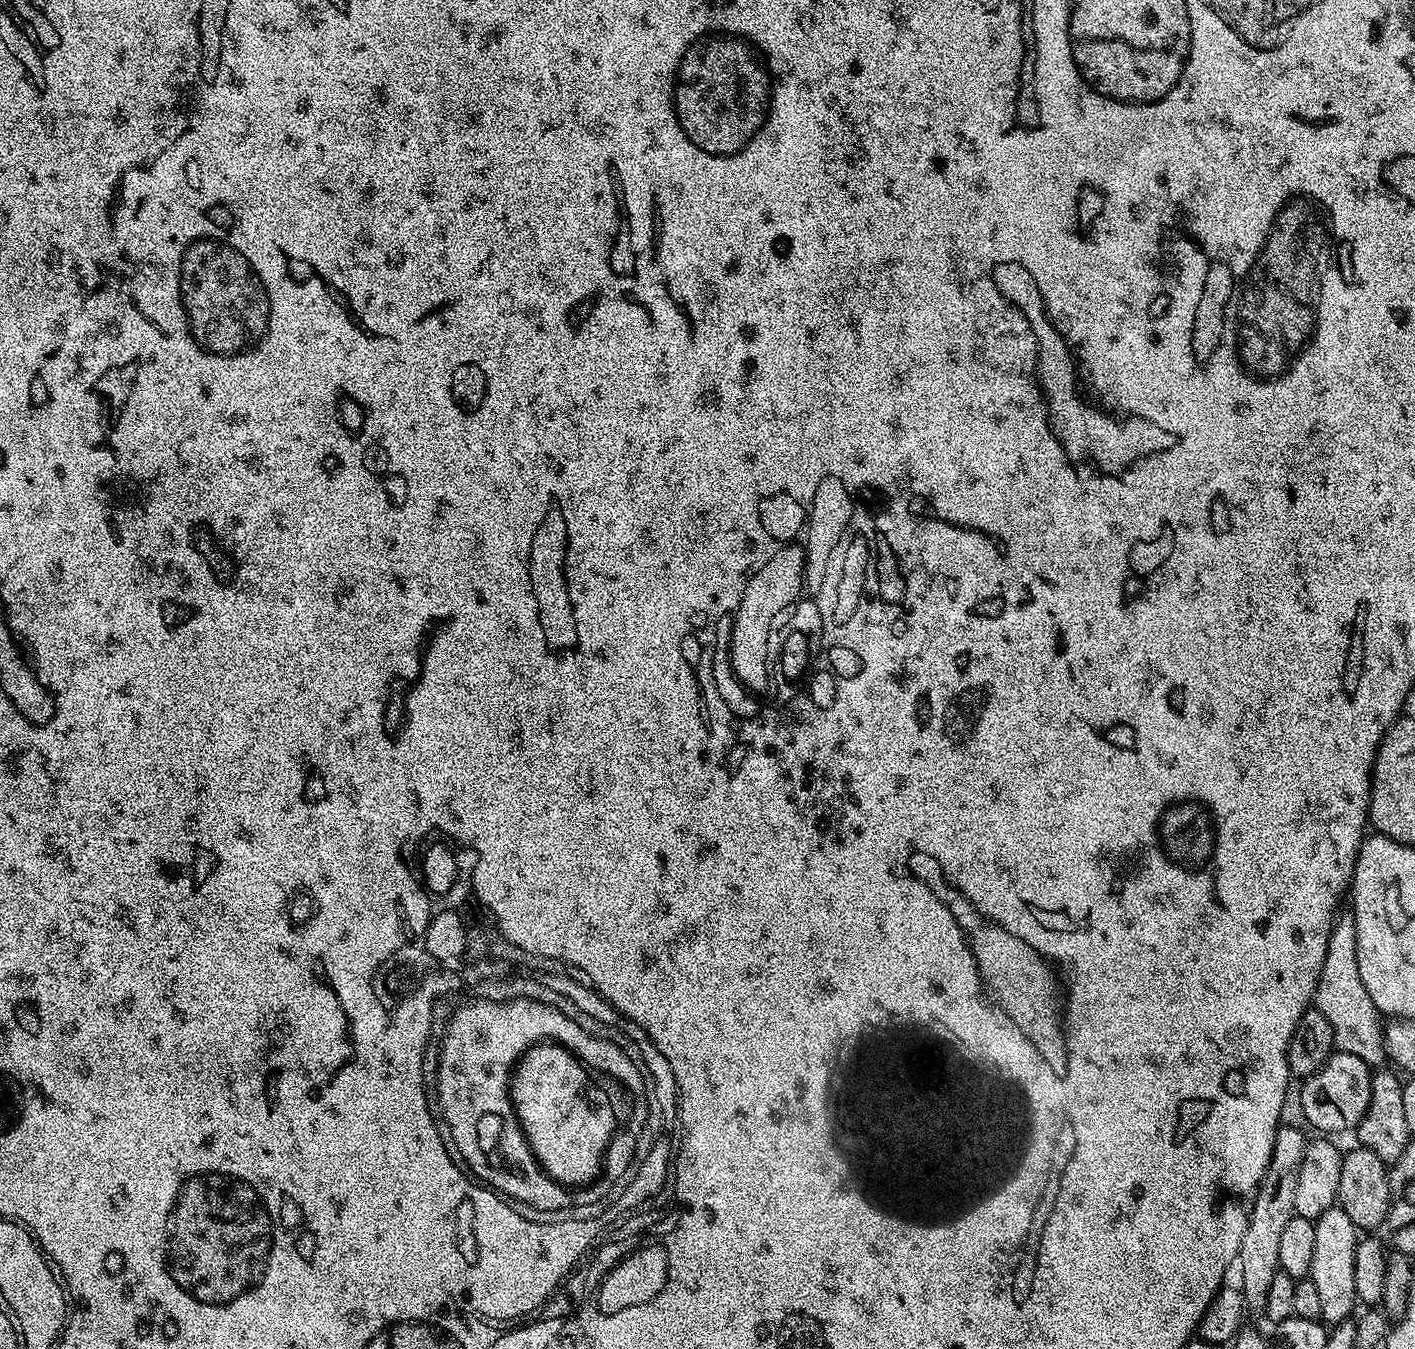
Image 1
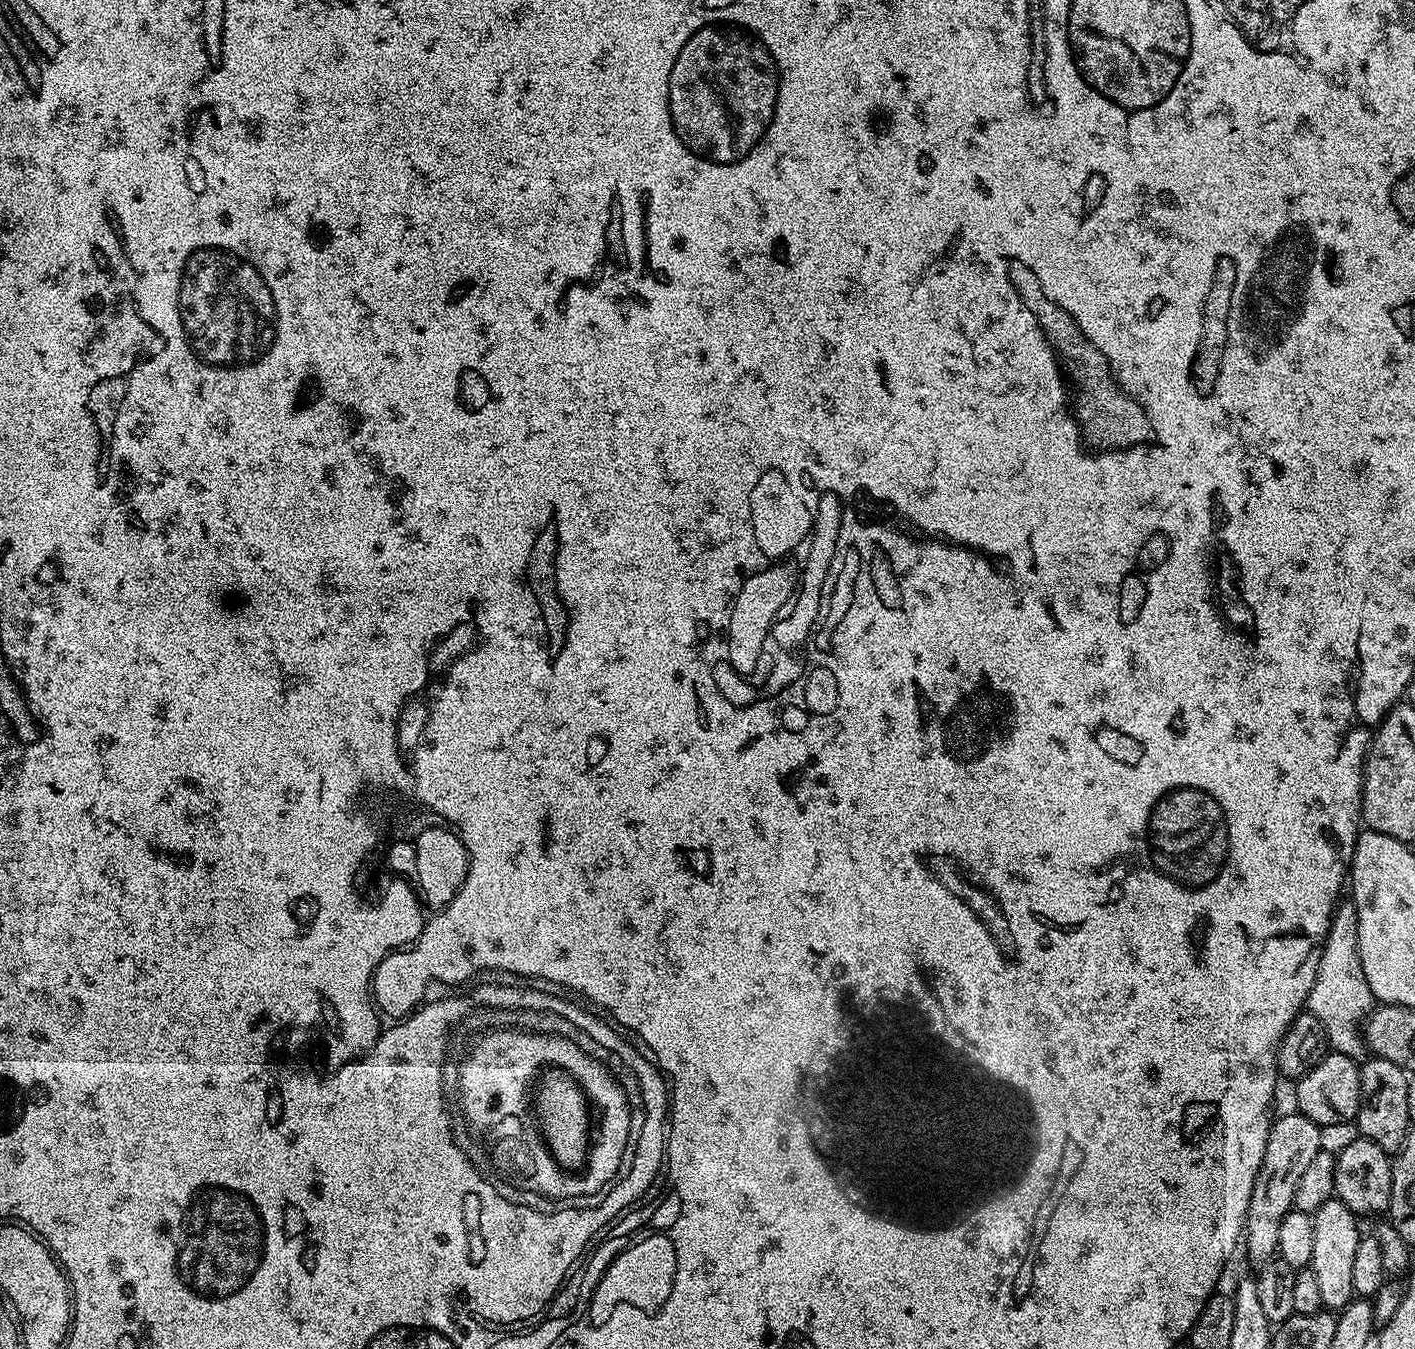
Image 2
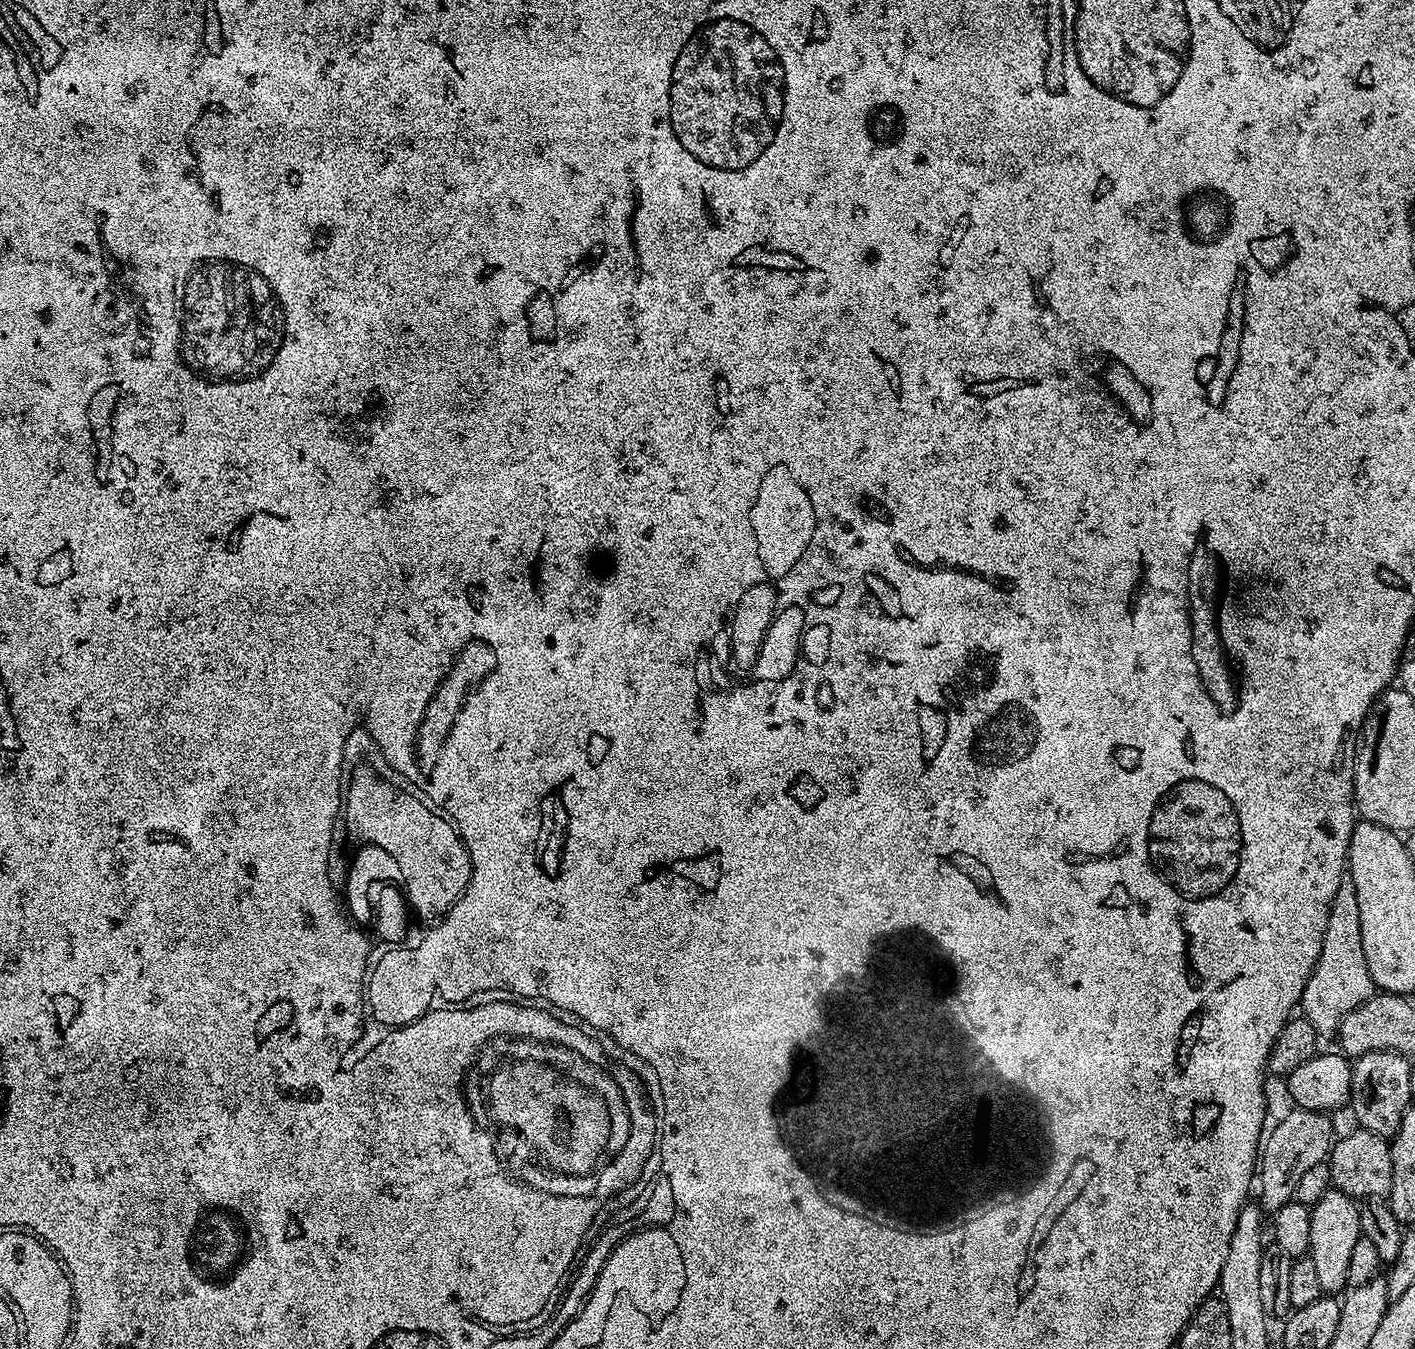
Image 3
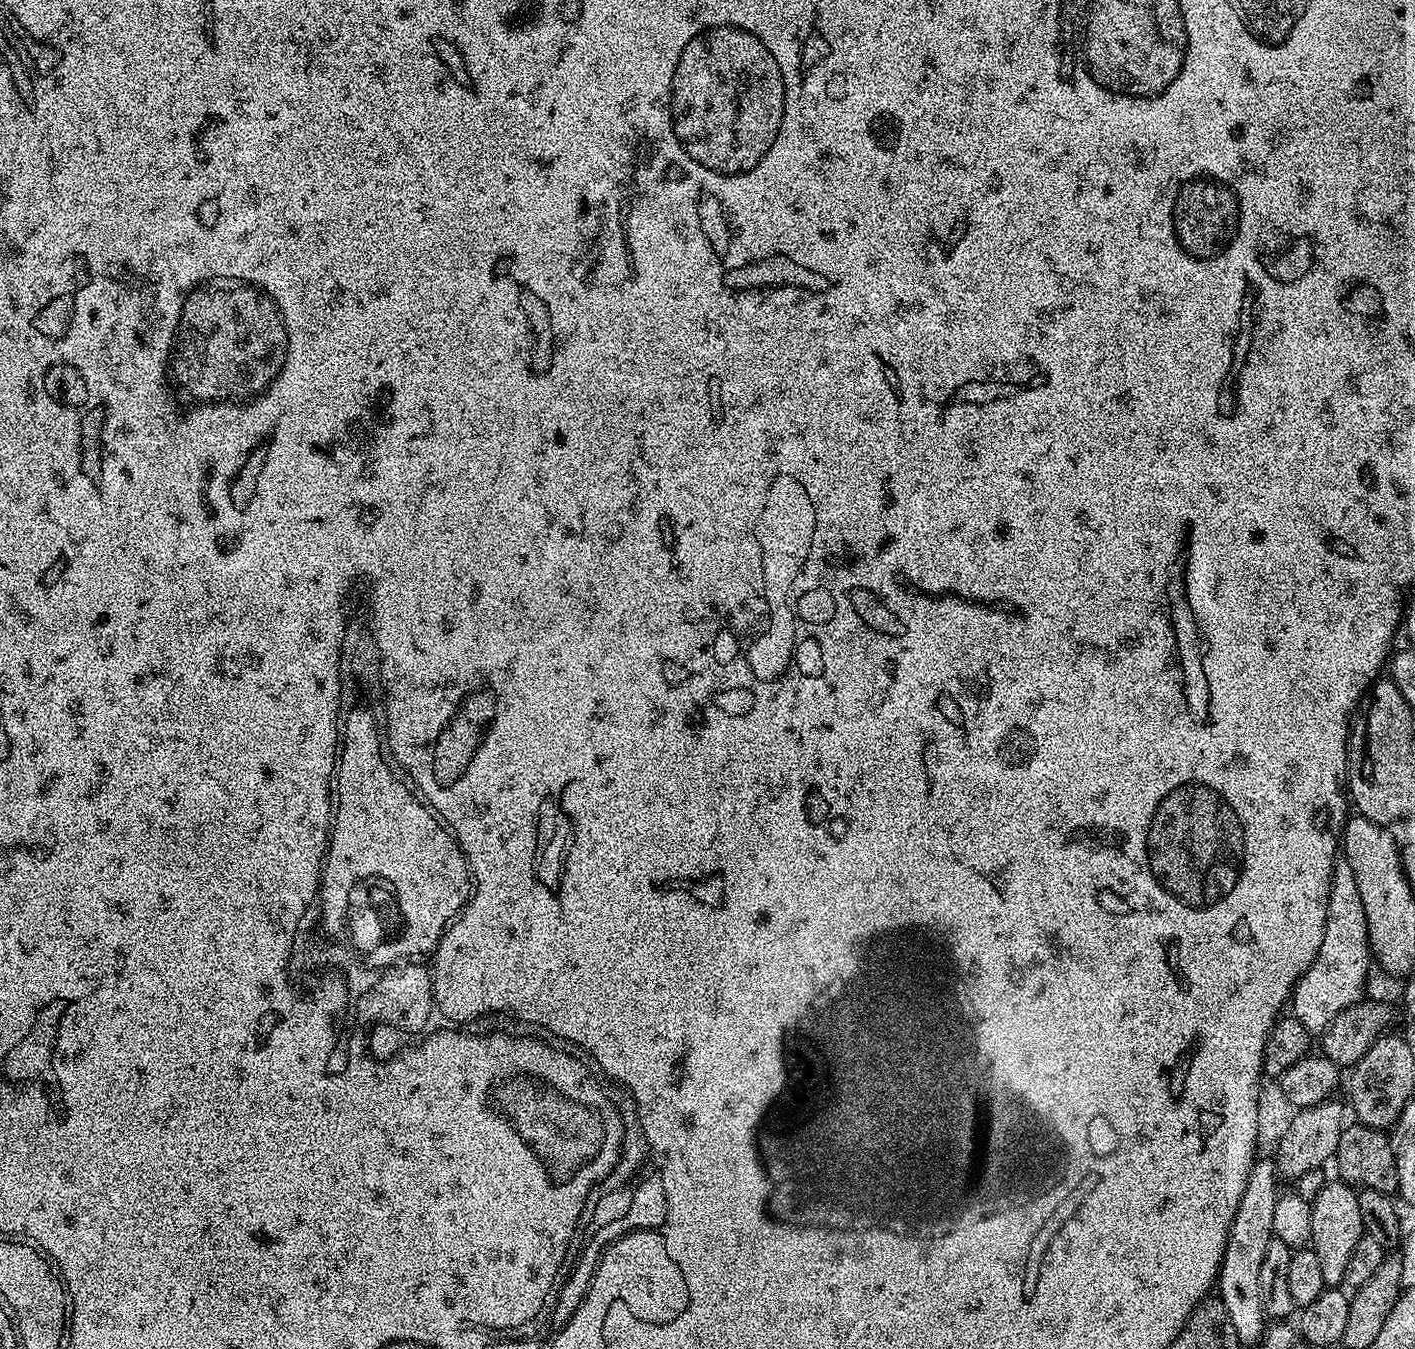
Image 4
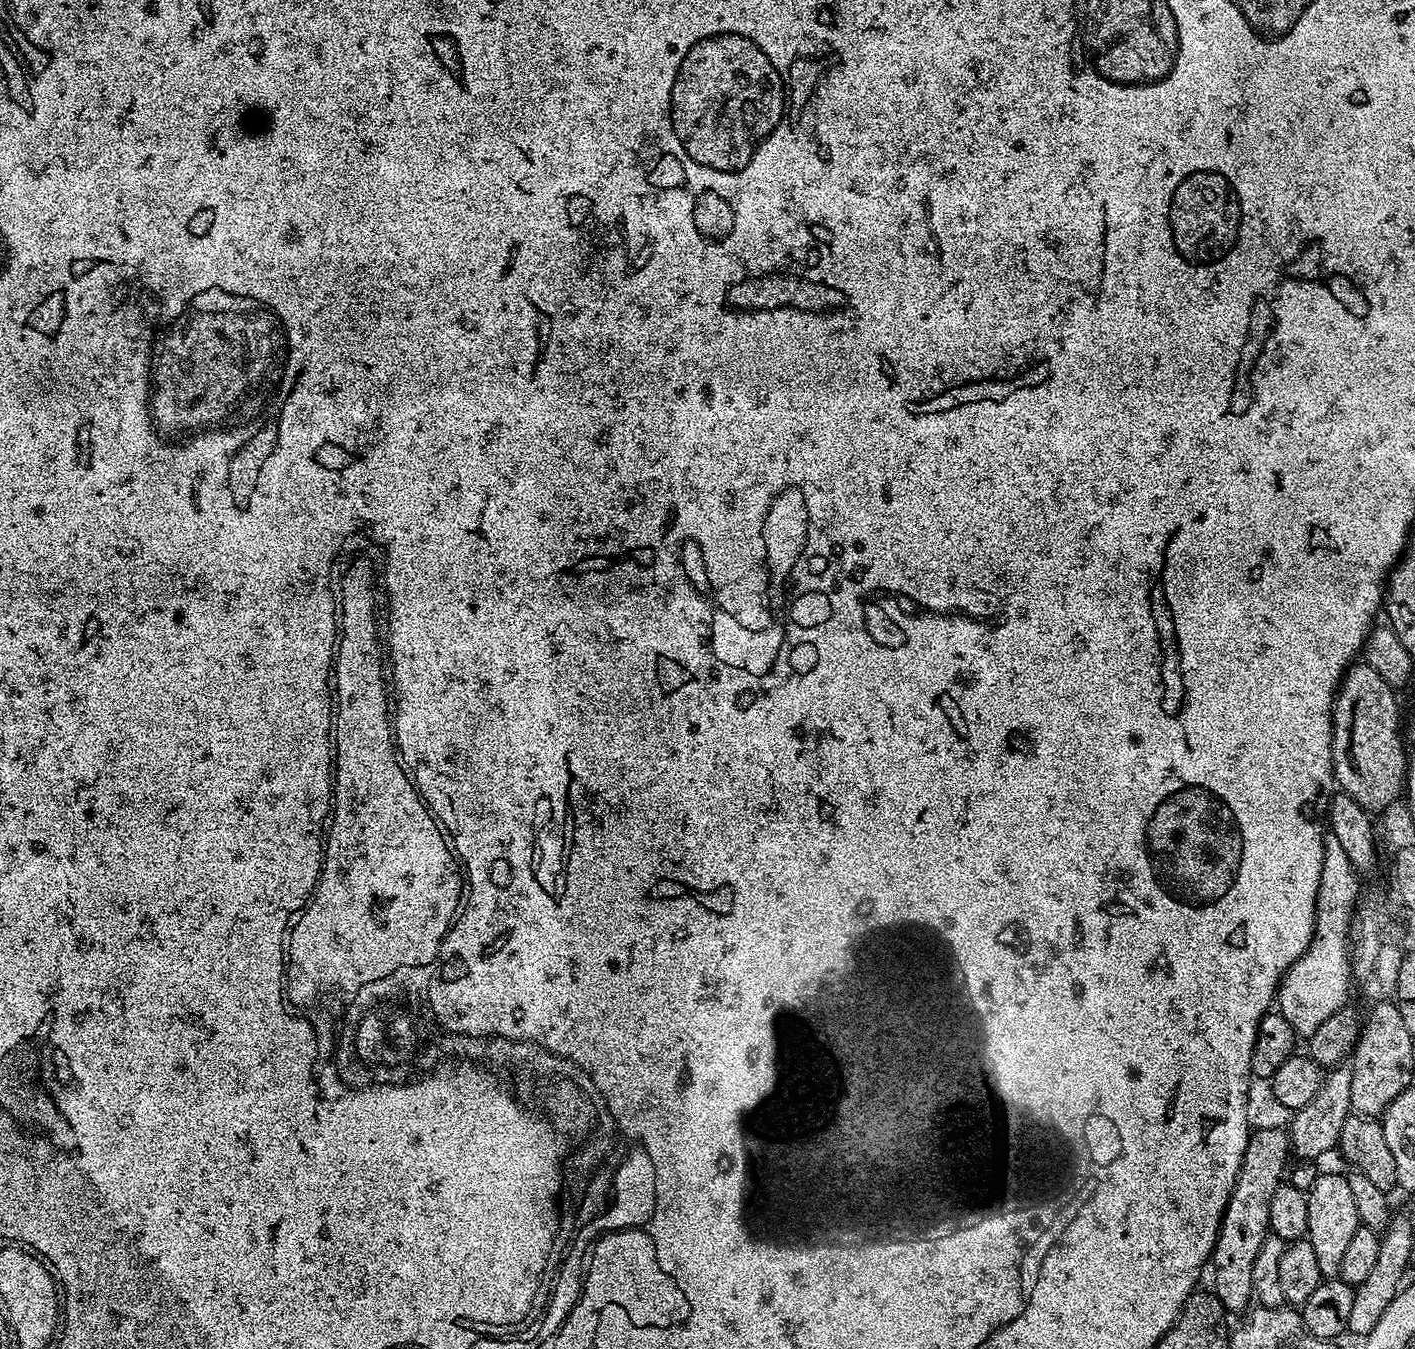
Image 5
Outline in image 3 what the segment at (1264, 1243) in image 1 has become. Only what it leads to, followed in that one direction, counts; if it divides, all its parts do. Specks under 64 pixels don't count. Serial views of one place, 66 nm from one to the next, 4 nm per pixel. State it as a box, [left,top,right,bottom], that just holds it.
[1258,1108,1334,1214]

